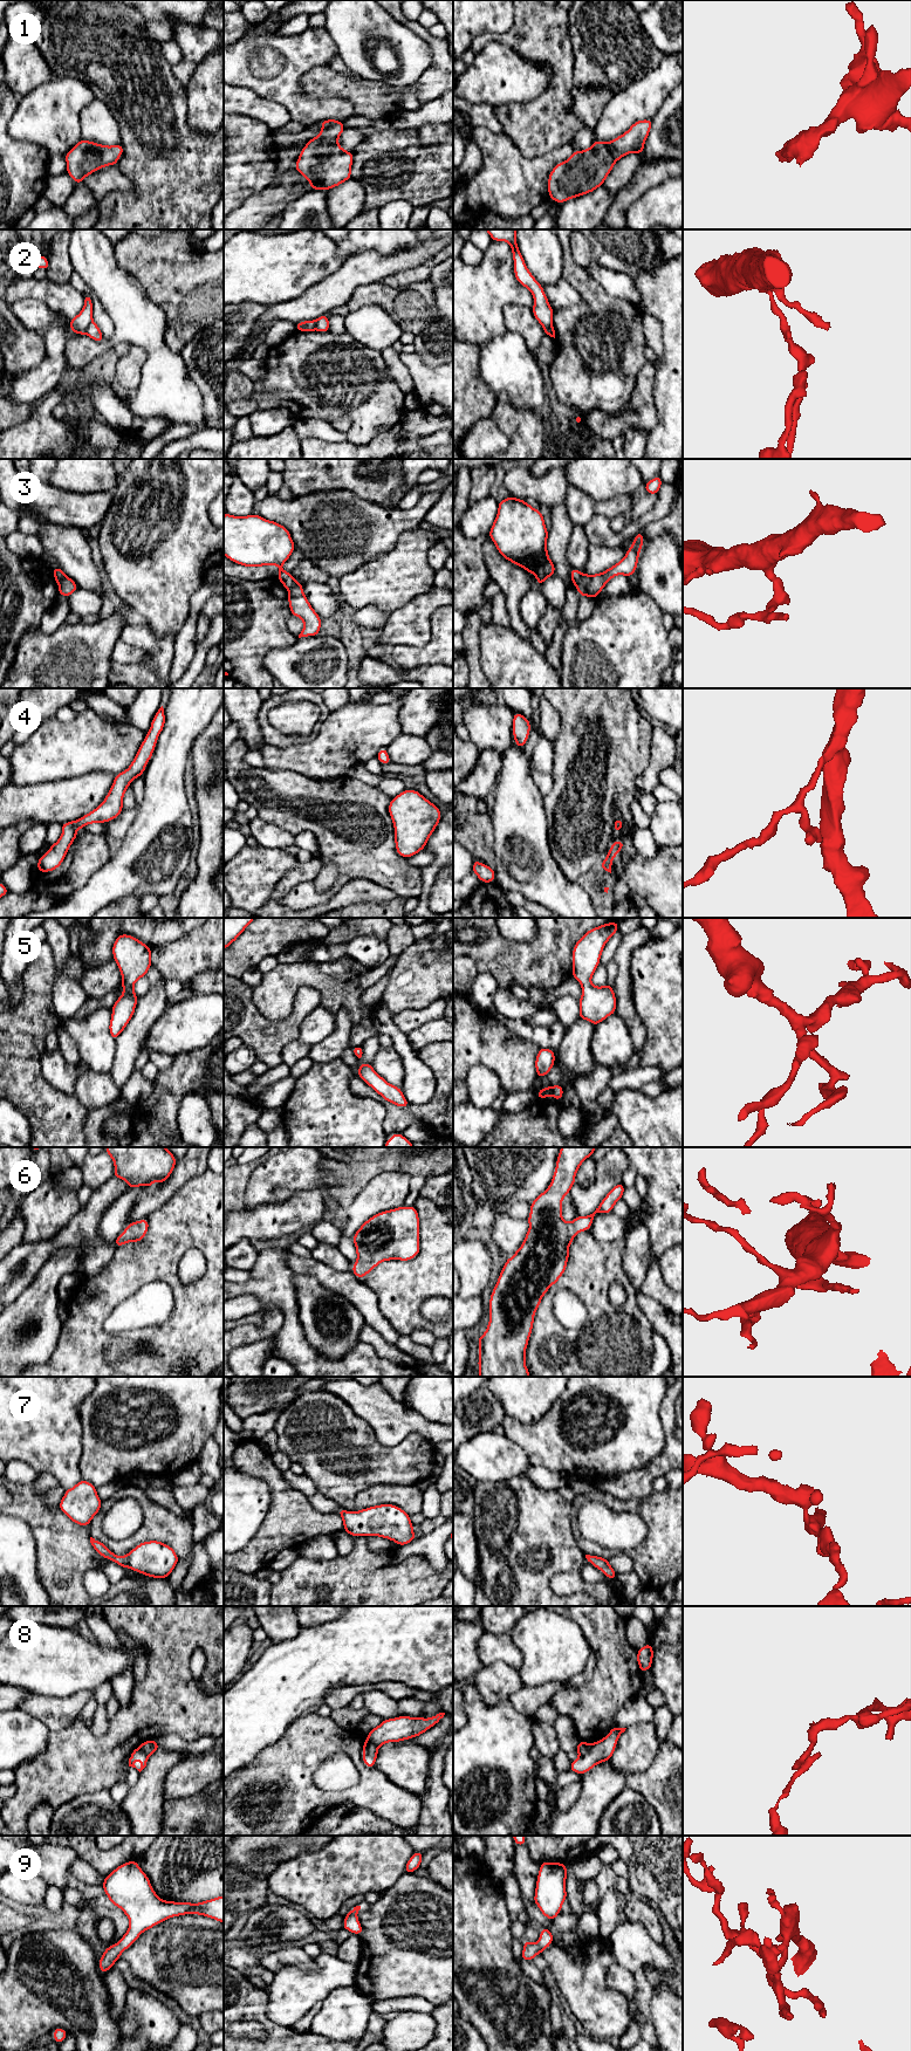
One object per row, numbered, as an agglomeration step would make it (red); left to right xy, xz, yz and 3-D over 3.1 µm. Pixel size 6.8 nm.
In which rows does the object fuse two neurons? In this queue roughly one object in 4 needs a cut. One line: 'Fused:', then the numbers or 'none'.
Fused: 2, 3, 8

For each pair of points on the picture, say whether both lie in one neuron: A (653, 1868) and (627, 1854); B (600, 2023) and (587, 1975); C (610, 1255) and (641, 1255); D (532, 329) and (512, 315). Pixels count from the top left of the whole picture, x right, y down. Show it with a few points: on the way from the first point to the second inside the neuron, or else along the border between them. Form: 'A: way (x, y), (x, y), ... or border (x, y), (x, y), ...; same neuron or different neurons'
A: way (646, 1868), (641, 1868), (634, 1861); same neuron
B: way (600, 2011), (587, 1994), (587, 1987); same neuron
C: border (624, 1239), (622, 1266), (630, 1282); different neurons
D: way (527, 326), (516, 317); same neuron

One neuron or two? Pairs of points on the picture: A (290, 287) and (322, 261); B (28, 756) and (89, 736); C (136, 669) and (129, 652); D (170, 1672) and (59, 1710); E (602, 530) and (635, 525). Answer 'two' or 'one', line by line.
A: one
B: one
C: two
D: two
E: one

